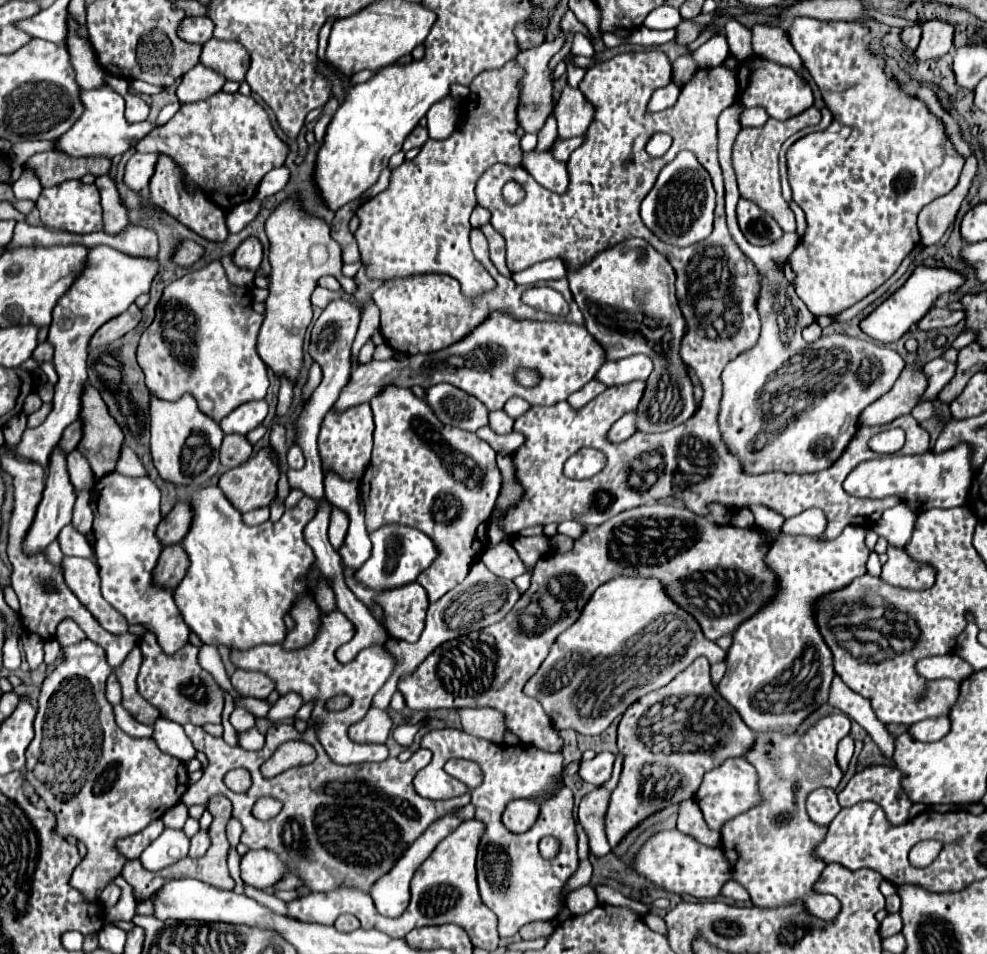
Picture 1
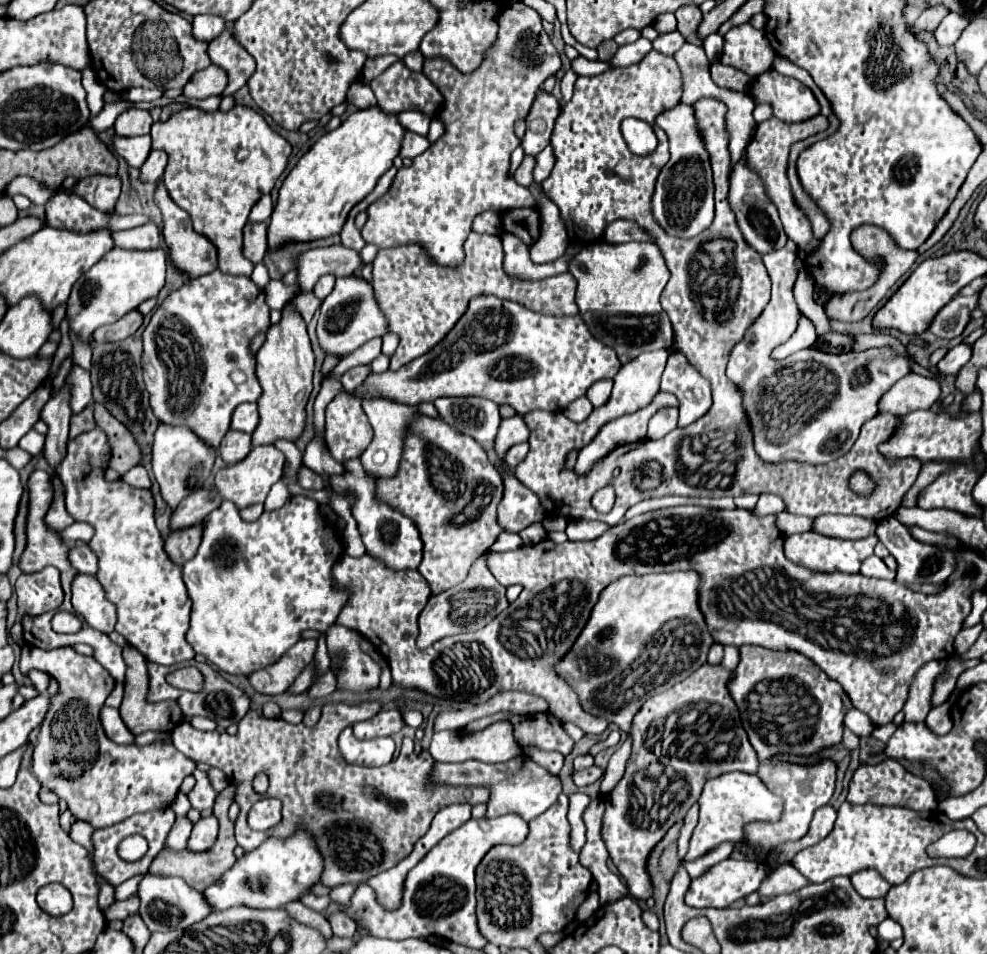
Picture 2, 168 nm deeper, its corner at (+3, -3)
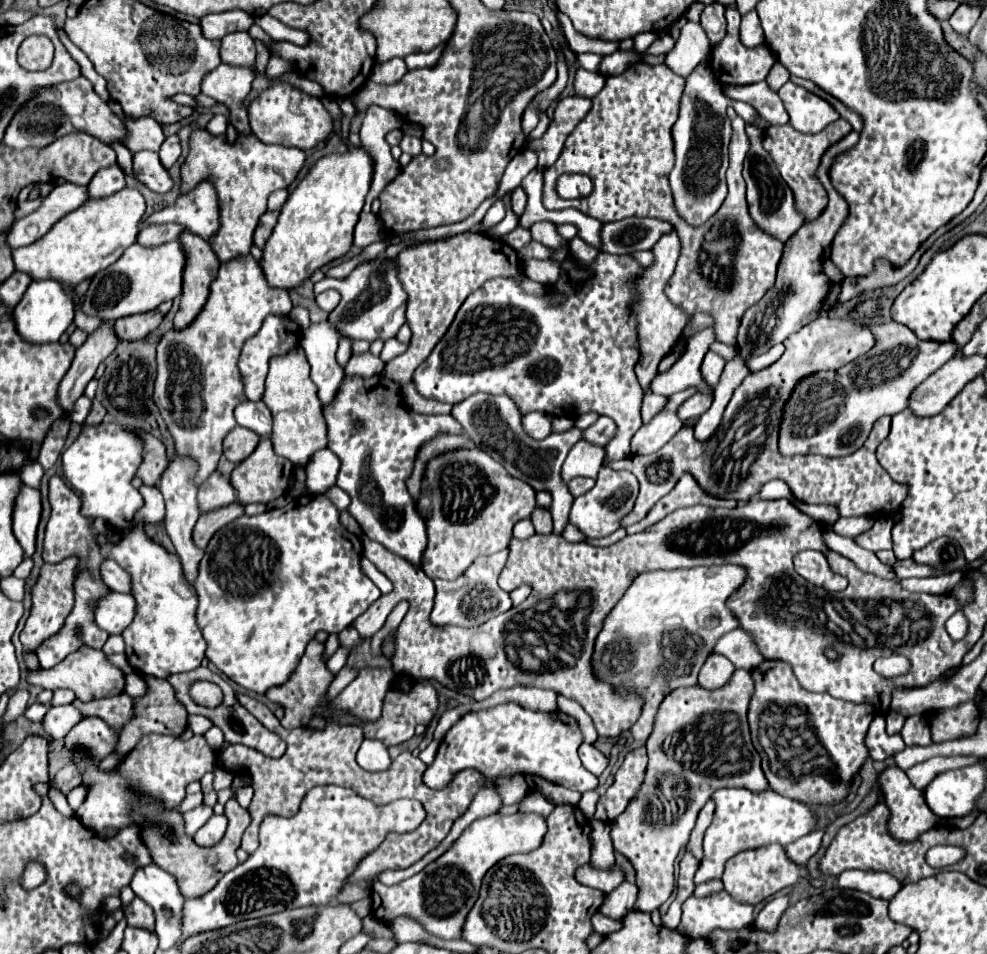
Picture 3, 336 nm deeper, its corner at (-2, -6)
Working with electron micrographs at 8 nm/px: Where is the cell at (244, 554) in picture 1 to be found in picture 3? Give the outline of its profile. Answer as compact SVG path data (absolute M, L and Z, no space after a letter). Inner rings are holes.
M308 494L308 496L300 496L300 498L294 498L290 504L286 504L284 508L274 508L274 510L268 510L260 516L240 516L236 518L234 522L226 524L224 528L220 528L210 544L206 546L206 552L204 552L204 558L200 560L200 566L198 566L198 576L194 580L194 590L198 594L198 610L196 610L196 620L198 620L198 628L202 630L202 636L208 644L206 648L206 658L220 670L224 672L230 680L234 680L236 684L244 686L246 690L254 690L254 692L260 692L264 694L270 686L276 686L276 684L282 684L284 680L288 680L290 672L294 672L300 656L304 654L306 650L306 644L314 638L316 632L324 630L328 634L338 634L340 630L348 628L354 618L358 618L362 612L366 612L366 608L380 596L380 590L374 586L374 582L362 574L360 570L360 558L362 558L362 548L360 548L360 538L352 532L348 532L340 520L338 520L338 508L324 496L320 494Z

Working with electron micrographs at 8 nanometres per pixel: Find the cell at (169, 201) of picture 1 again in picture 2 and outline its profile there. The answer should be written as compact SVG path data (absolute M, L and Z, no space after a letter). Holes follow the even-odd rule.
M159 183L157 191L155 191L155 203L163 211L163 239L165 239L167 251L169 251L171 265L177 271L181 271L187 277L187 281L191 281L193 277L201 277L201 275L215 271L217 269L217 249L215 249L215 245L207 237L201 237L199 233L195 233L189 215L171 201L163 183Z

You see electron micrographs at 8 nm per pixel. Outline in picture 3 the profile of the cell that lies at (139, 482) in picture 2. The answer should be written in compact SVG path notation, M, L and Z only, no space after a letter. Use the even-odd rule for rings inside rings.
M140 486L140 494L144 498L144 508L140 510L140 520L142 522L160 522L164 518L164 498L156 486Z

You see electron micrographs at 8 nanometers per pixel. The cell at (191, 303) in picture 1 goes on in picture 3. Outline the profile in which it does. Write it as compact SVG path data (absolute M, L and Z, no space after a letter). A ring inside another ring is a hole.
M250 254L250 256L230 260L228 264L222 264L216 280L210 284L210 296L206 304L202 306L200 314L186 328L182 330L172 328L160 338L158 354L156 354L158 376L154 382L154 400L168 426L168 432L172 434L176 442L176 450L200 462L196 484L204 482L216 470L218 460L222 456L222 440L236 426L234 408L248 400L244 394L242 372L238 368L238 358L240 358L244 342L260 330L266 316L270 314L288 316L290 308L292 308L292 302L288 292L284 288L272 288L260 264Z

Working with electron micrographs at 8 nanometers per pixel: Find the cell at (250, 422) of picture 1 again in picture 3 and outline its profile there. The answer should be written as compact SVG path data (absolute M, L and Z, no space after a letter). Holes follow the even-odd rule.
M244 402L236 408L234 416L238 426L256 432L260 438L268 438L272 432L272 416L262 402Z

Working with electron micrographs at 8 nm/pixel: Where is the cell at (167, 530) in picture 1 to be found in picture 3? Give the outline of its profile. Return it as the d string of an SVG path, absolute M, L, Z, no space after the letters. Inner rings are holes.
M218 472L210 474L198 488L198 508L202 514L214 512L232 502L236 502L236 492L228 478L222 478Z

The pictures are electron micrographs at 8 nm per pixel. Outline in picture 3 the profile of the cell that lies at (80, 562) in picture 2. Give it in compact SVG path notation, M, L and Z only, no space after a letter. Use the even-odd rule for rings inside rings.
M106 558L100 566L100 576L104 580L104 584L108 584L110 590L116 590L116 592L124 592L128 594L130 592L130 580L128 580L128 574L110 558Z

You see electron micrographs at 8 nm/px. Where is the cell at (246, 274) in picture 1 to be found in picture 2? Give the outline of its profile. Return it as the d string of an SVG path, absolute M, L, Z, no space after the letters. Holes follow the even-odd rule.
M235 105L227 113L201 113L201 109L187 107L169 121L153 123L151 139L153 149L169 155L163 183L171 199L189 213L195 231L215 243L219 269L229 275L251 275L253 263L241 249L243 227L251 207L261 195L271 193L285 171L291 145L245 105Z

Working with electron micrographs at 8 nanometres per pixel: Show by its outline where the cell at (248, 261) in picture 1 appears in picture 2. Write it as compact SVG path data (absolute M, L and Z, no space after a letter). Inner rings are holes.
M247 223L245 225L243 251L251 263L259 263L267 251L267 223Z

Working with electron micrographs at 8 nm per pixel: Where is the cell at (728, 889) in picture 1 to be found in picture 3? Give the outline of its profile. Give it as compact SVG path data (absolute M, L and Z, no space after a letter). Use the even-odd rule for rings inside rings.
M774 896L774 898L770 898L764 906L762 906L762 910L756 914L756 926L760 926L760 928L764 928L764 930L772 930L772 928L776 928L776 922L778 922L778 916L784 912L784 908L788 906L790 902L788 902L788 898L786 896Z

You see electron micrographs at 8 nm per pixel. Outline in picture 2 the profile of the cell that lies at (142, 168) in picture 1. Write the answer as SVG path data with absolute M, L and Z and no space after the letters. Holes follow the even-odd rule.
M151 151L145 165L141 167L141 179L143 181L159 181L163 177L165 165L167 165L167 153Z

